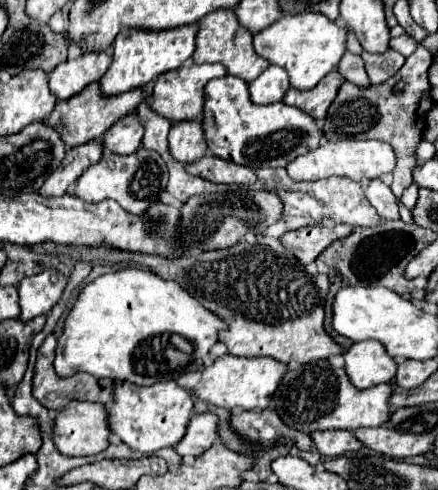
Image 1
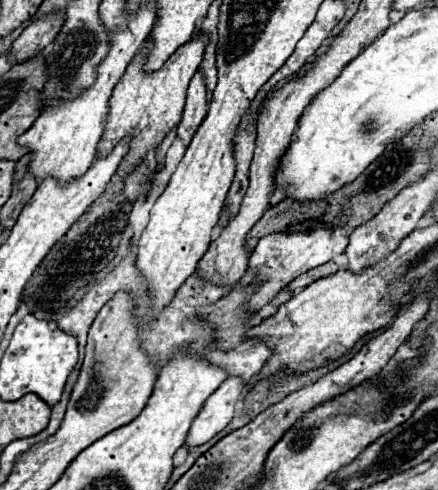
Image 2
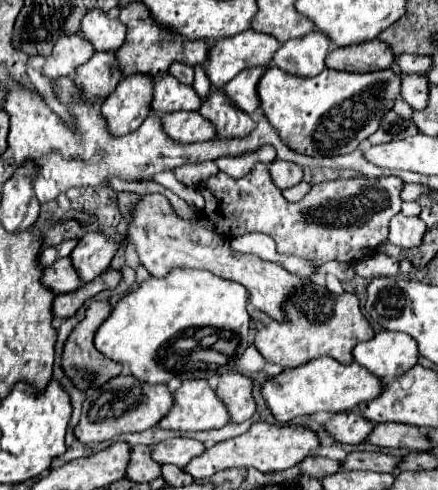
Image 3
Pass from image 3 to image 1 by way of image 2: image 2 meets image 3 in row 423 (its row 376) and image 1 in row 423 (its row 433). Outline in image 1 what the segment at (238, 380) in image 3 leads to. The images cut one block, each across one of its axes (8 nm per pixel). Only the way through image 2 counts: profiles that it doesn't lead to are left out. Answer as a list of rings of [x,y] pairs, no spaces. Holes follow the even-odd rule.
[[[204,412],[204,414],[196,414],[190,418],[188,422],[188,430],[186,436],[182,438],[182,442],[176,444],[176,452],[180,456],[200,456],[204,454],[216,440],[220,438],[218,434],[218,416],[214,412]]]

